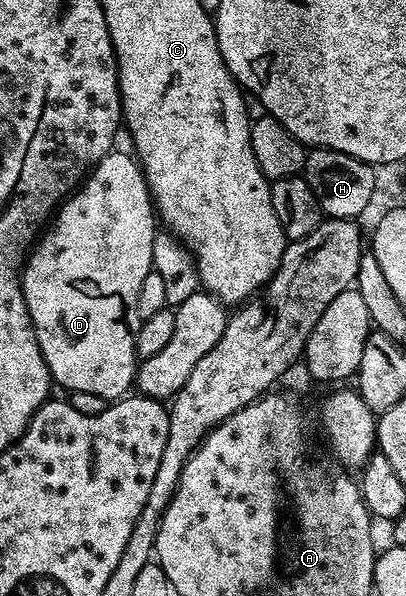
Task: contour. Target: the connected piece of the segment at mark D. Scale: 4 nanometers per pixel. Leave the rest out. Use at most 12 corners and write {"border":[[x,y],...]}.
{"border":[[126,151],[21,272],[52,382],[122,398],[159,219]]}

